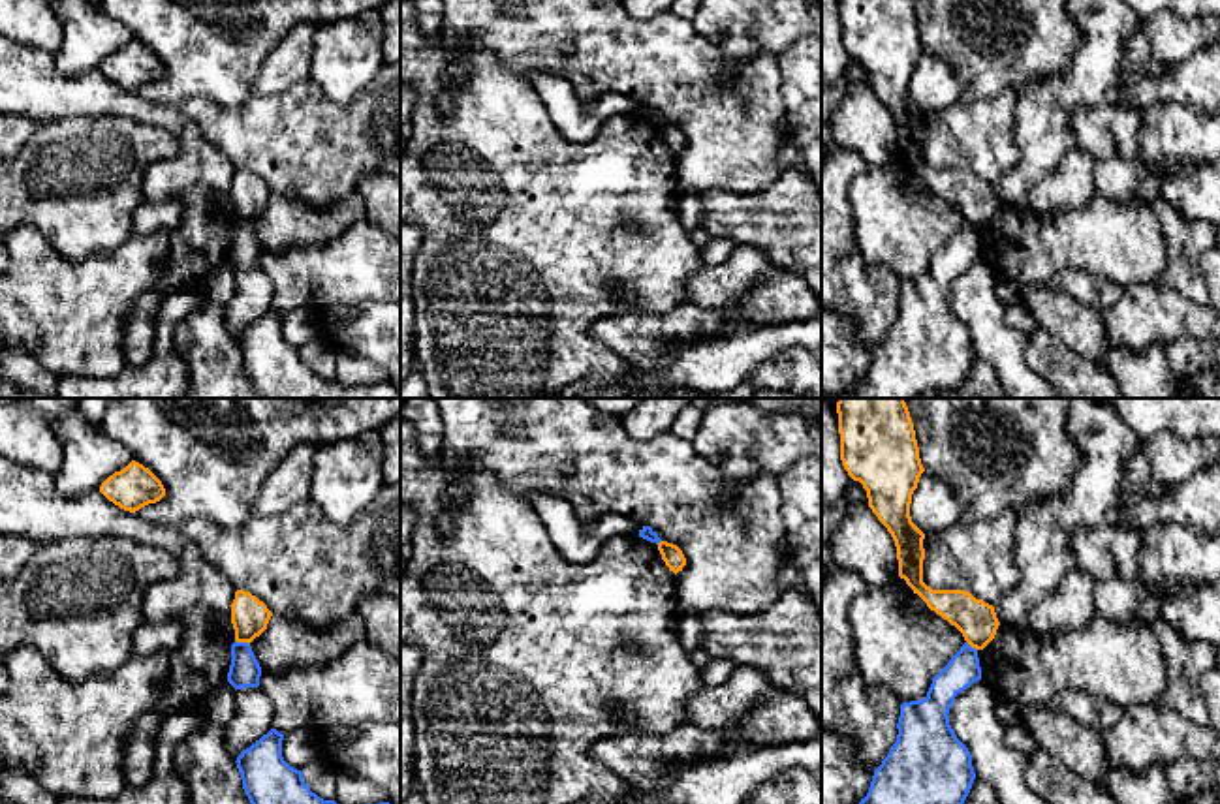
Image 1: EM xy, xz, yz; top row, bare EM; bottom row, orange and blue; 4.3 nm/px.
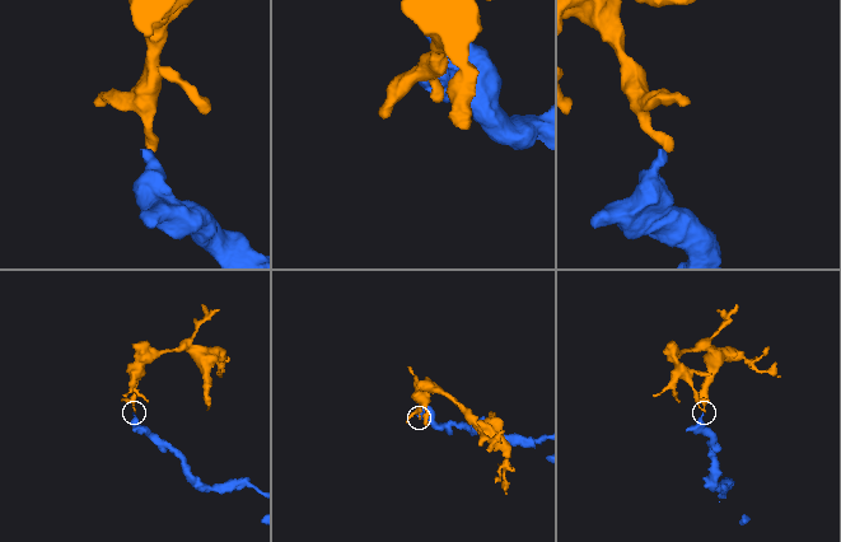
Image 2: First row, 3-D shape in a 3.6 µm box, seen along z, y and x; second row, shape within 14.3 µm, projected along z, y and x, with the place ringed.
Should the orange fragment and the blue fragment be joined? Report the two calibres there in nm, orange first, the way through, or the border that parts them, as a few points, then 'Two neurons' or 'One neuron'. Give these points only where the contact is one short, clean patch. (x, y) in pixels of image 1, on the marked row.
Thickness 160 nm (orange) against 140 nm. Boundary: xy (235, 639), (249, 645). Two neurons

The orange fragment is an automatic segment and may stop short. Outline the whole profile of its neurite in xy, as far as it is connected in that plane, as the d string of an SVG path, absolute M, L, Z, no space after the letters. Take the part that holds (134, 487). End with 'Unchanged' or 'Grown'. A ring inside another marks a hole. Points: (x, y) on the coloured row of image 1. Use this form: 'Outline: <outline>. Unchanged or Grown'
Outline: M132 460L124 470L109 475L100 492L124 511L135 513L165 496L162 481L143 464Z. Unchanged

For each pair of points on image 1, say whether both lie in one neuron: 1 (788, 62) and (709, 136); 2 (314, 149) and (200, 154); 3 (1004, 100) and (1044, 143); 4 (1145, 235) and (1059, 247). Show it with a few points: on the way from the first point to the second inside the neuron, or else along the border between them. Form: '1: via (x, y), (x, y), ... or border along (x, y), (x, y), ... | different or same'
1: border along (775, 57), (782, 104), (788, 113) | different
2: border along (183, 128), (192, 126), (235, 170) | different
3: border along (1016, 89), (1016, 147), (1019, 153) | different
4: via (1125, 239), (1079, 239) | same

